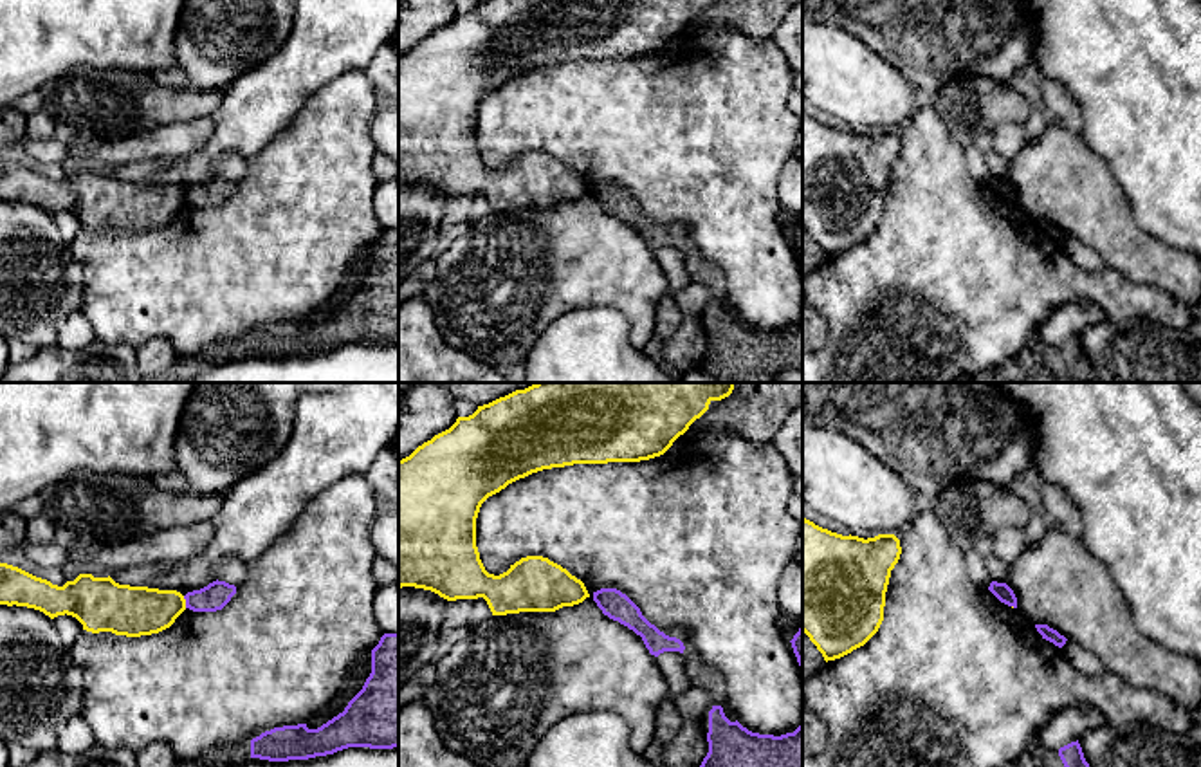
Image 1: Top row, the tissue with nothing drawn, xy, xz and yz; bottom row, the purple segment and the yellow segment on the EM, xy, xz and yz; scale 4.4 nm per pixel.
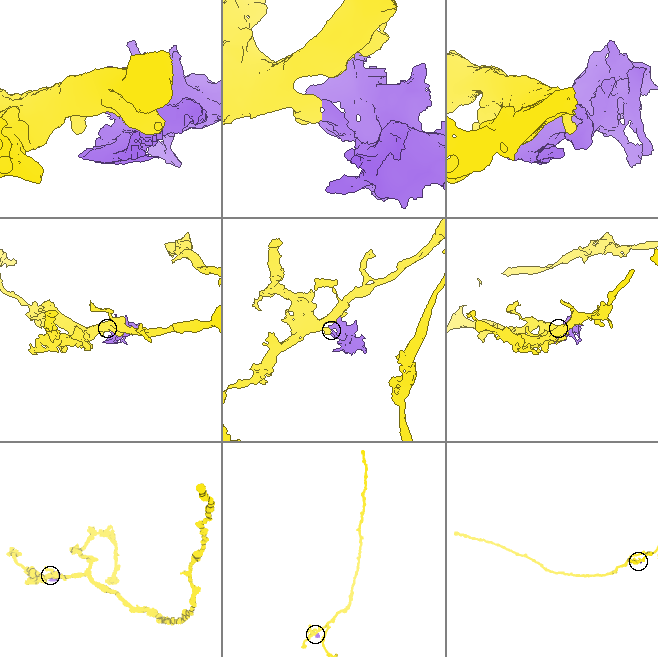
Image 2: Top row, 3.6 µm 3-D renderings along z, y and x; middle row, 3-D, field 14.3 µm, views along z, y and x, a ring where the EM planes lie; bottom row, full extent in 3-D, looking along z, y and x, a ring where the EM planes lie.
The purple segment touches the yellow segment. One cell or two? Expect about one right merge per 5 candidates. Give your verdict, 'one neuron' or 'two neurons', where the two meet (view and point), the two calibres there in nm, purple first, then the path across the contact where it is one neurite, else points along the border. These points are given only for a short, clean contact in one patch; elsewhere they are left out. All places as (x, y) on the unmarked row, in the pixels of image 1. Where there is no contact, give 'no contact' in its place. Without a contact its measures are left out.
two neurons | xy (186, 197) | 120/220 nm | along xy (183, 192), (186, 203)

